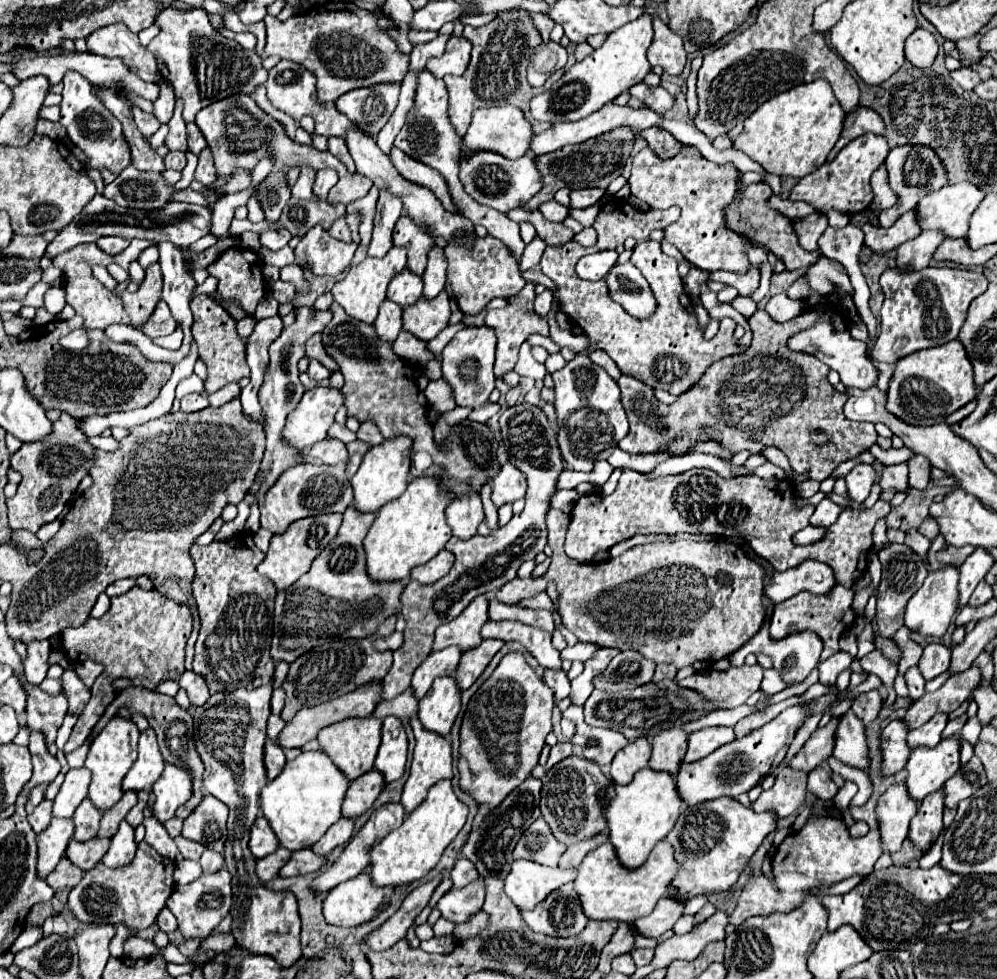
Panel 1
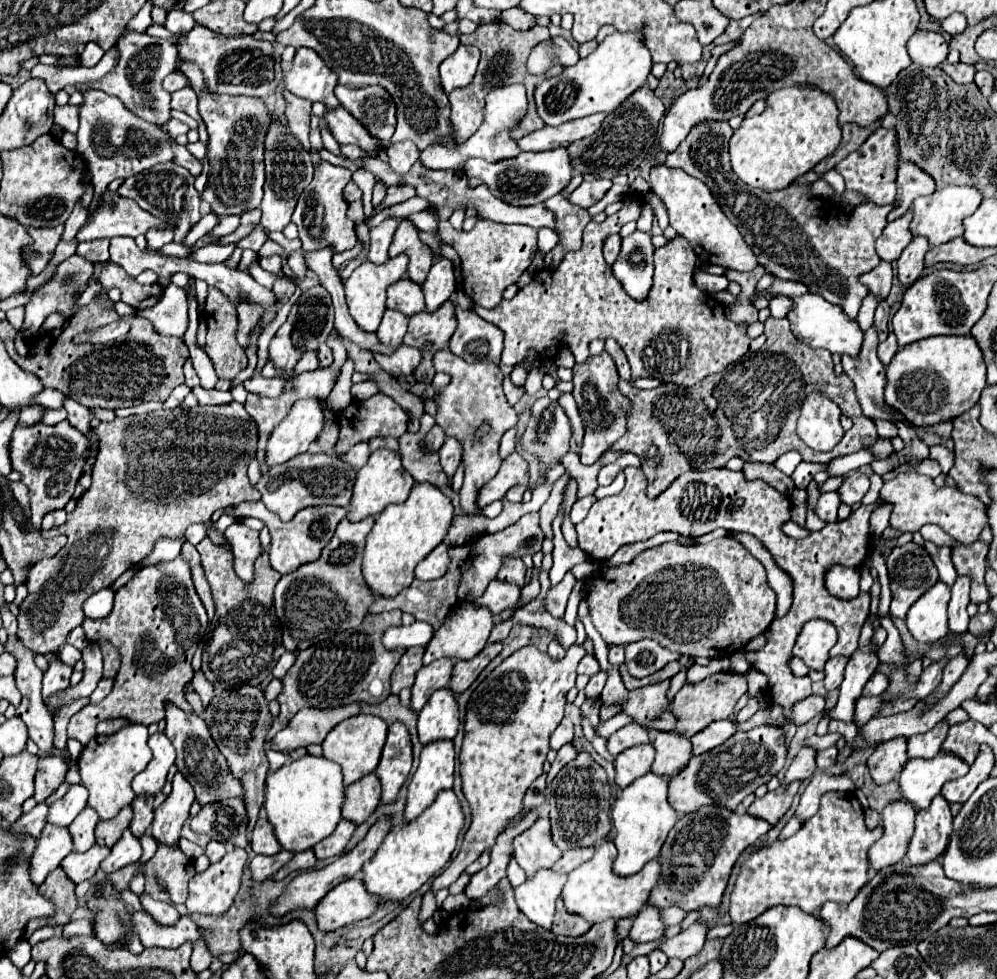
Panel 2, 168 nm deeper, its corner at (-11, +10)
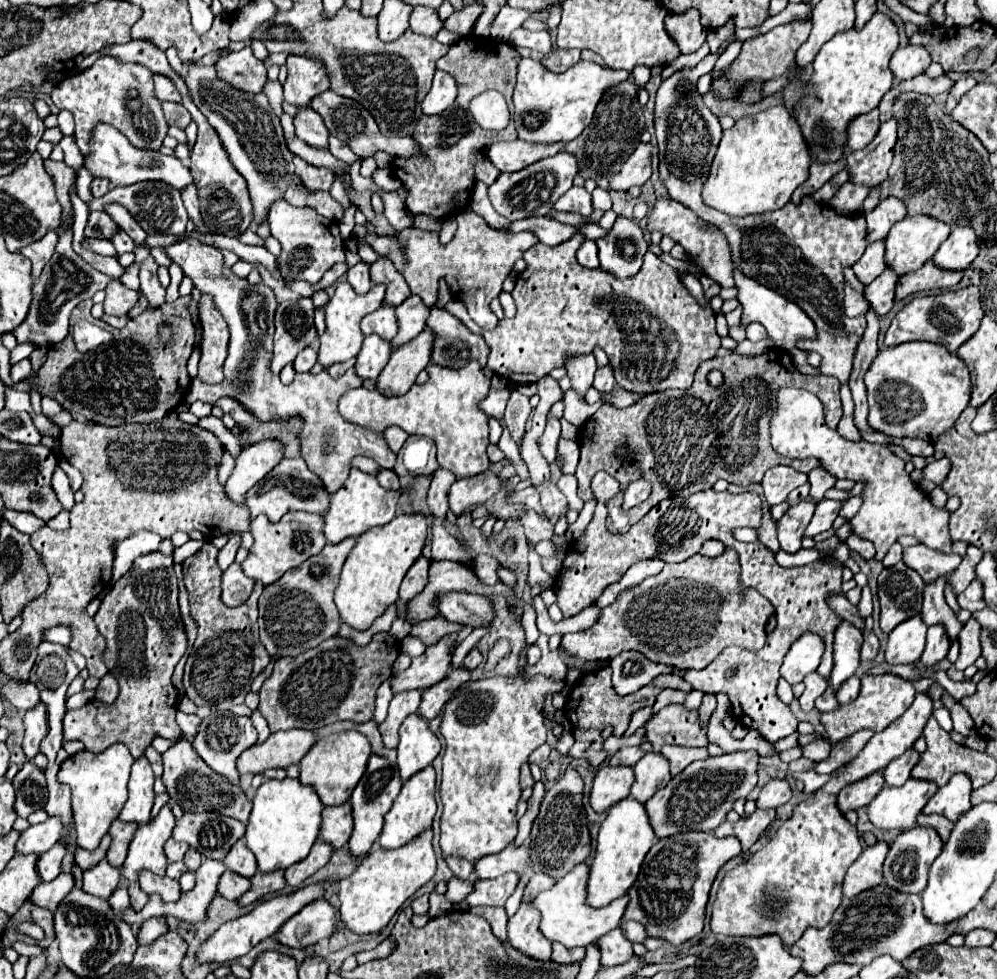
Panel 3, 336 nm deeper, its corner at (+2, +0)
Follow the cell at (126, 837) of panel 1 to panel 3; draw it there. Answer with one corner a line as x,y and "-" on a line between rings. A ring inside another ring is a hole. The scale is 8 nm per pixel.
103,858
95,868
83,872
83,890
99,898
109,898
111,892
117,888
119,880
121,880
121,870
111,866
107,858

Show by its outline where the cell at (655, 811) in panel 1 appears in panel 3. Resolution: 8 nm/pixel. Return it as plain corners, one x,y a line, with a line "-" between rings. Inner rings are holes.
631,796
619,800
619,804
613,804
611,810
607,810
607,818
603,820
599,830
597,850
591,862
591,876
587,884
587,902
595,908
601,908
607,906
611,900
623,896
633,886
641,864
655,840
657,836
651,828
645,804
639,804

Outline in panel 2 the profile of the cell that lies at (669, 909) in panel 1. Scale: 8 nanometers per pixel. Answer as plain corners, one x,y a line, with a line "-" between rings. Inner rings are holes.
646,906
638,912
628,938
636,944
642,944
642,942
660,940
662,932
664,932
664,924
660,920
660,910
652,908
652,906

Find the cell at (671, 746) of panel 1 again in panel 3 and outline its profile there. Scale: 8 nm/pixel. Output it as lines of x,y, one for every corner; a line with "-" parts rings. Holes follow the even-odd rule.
647,752
637,764
635,764
635,782
631,786
631,796
639,802
647,802
659,788
667,786
671,780
669,764
663,754

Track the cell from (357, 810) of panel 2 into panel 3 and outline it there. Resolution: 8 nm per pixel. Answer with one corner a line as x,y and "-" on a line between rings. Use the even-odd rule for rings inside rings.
347,802
337,806
325,806
319,836
333,848
341,848
347,844
351,836
351,806

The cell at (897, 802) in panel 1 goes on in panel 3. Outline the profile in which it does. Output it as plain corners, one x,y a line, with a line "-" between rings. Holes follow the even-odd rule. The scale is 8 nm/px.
879,840
867,846
861,856
849,866
843,882
843,896
853,898
867,888
875,888
883,882
883,860
889,852
889,844

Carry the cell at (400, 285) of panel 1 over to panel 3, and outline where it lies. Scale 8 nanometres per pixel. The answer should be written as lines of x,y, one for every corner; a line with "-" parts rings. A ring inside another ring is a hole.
383,304
375,312
367,314
361,320
361,330
363,330
363,334
379,334
379,336
391,340
395,336
395,332
399,330
399,322
395,320
395,306

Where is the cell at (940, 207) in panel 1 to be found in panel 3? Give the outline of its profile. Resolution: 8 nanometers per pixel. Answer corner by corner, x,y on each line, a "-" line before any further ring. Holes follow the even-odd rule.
919,214
919,216
905,216
903,220
895,222
889,236
887,236
887,252
885,252
885,260
887,266
893,268
899,276
913,272
917,268
921,268
927,260
933,258
933,254
939,250
939,246
947,240
947,236
951,234
951,224
935,220
927,214

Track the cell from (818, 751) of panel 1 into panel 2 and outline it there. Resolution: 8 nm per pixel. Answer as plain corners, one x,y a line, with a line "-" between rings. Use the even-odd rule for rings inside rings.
800,748
800,752
792,760
792,764
786,770
784,780
780,784
788,786
788,784
792,784
796,780
808,780
808,778
812,778
812,774
816,770
816,760
814,758
816,758
816,750
812,750
812,748

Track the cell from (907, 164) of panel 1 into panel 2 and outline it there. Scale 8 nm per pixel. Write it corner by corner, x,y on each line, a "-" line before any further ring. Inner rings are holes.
900,162
900,176
898,176
896,186
898,186
898,192
896,192
894,208
888,214
888,222
906,214
914,198
928,196
936,190
936,184
932,182
932,178
920,172
918,166
912,166
912,162

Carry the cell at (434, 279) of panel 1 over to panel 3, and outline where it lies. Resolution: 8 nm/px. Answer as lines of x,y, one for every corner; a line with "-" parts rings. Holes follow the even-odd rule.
409,296
403,304
397,306
397,318
399,318
399,332
391,340
393,348
409,342
415,338
425,326
427,326
427,312
431,312
429,306
423,304
419,296

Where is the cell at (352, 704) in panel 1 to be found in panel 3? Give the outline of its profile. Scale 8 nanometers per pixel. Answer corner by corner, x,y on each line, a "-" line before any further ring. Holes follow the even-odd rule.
285,730
273,732
263,744
255,744
239,756
239,772
261,774
267,768
287,768
299,764
309,748
317,742
313,730

